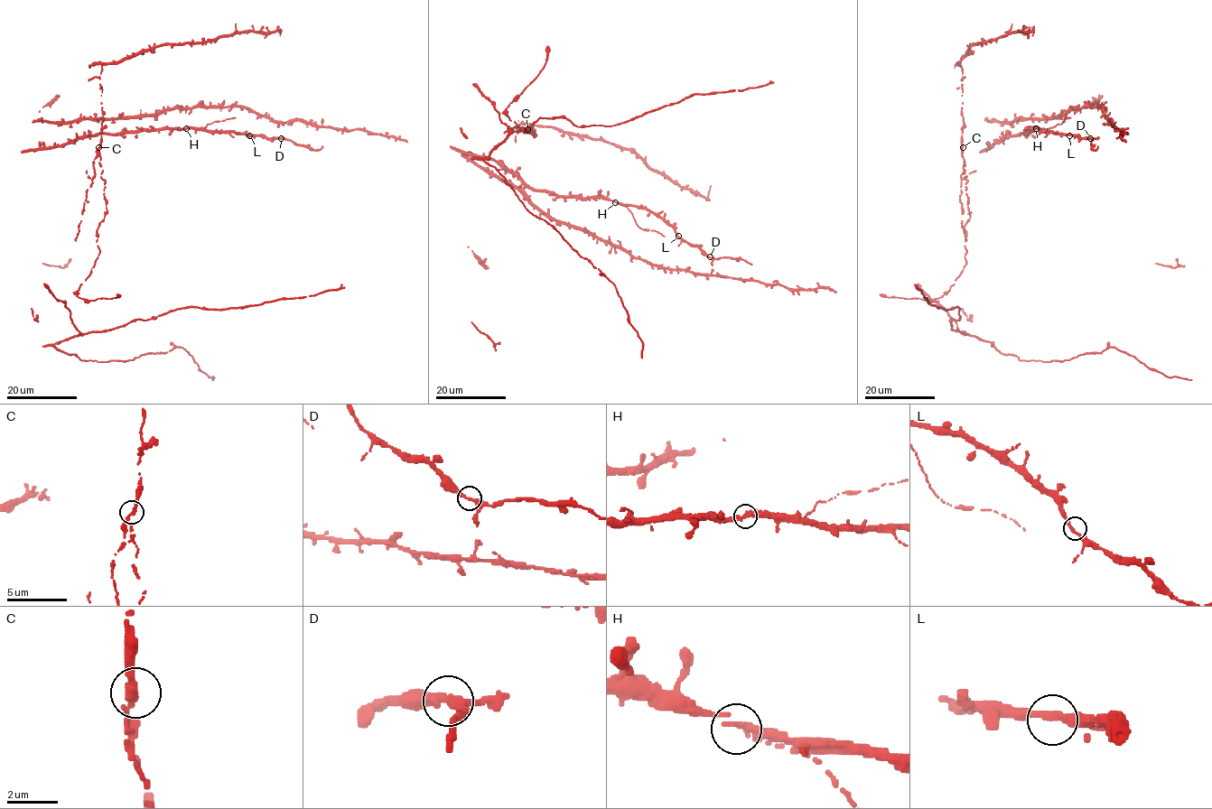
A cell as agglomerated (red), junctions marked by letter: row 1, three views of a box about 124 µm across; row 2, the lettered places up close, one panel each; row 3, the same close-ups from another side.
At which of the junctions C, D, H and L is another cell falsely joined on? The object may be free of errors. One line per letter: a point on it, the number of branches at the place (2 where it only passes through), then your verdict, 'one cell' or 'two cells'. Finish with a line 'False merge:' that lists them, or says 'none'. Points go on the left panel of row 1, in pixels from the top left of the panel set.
C: (98, 147) | 2 | two cells
D: (281, 138) | 2 | one cell
H: (186, 128) | 2 | one cell
L: (249, 135) | 2 | one cell
False merge: C

